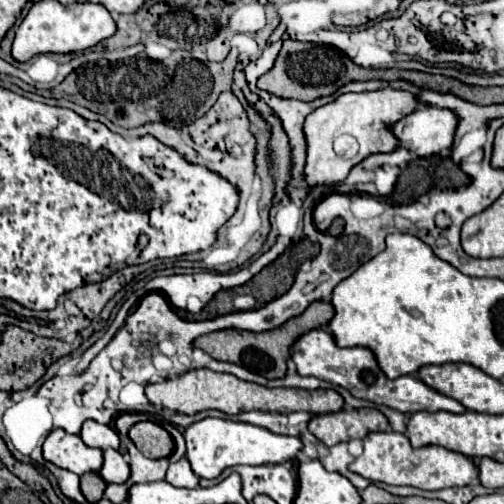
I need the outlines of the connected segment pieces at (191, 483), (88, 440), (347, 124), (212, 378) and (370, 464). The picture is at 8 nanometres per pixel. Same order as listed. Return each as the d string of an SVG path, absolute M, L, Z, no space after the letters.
M180 459L180 461L174 461L170 467L168 467L168 473L166 473L166 481L172 483L174 487L186 487L186 489L194 489L198 487L198 475L190 469L190 463L188 459Z
M86 421L80 437L88 447L98 447L98 449L108 449L108 447L118 449L120 447L118 433L110 425L102 425L96 421Z
M382 87L364 93L344 93L328 105L318 107L306 117L304 133L308 141L308 163L306 181L310 185L340 183L346 179L350 169L374 153L392 153L398 147L396 135L390 127L400 121L406 113L414 111L420 99L402 89Z
M192 369L186 371L186 375L178 379L166 379L164 383L152 383L146 385L146 397L152 405L162 405L166 409L184 413L184 415L194 415L204 409L218 409L226 415L236 415L242 411L272 411L272 413L292 413L292 411L306 411L312 415L320 413L336 413L344 407L344 399L338 391L334 389L316 389L316 391L306 391L306 389L268 389L256 383L248 383L238 379L236 375L228 373L216 373L210 369Z
M384 431L384 433L368 433L364 437L364 453L350 463L350 471L366 477L374 483L388 485L412 485L418 489L446 489L446 487L462 487L478 477L478 469L472 459L462 453L448 451L438 445L428 445L422 449L414 449L402 433Z

